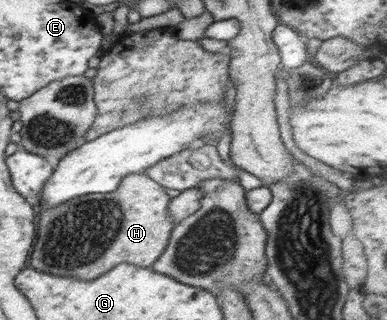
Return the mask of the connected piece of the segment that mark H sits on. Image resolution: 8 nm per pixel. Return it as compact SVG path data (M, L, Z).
M143 173L126 176L112 193L75 197L62 205L52 207L52 209L39 209L36 220L38 225L36 226L40 229L38 229L38 239L35 239L32 255L29 255L28 265L42 273L52 273L52 275L60 275L60 277L78 277L84 281L96 279L120 263L132 263L143 268L152 267L166 249L172 228L176 225L169 215L171 199L166 194L166 188L163 185L156 183Z

